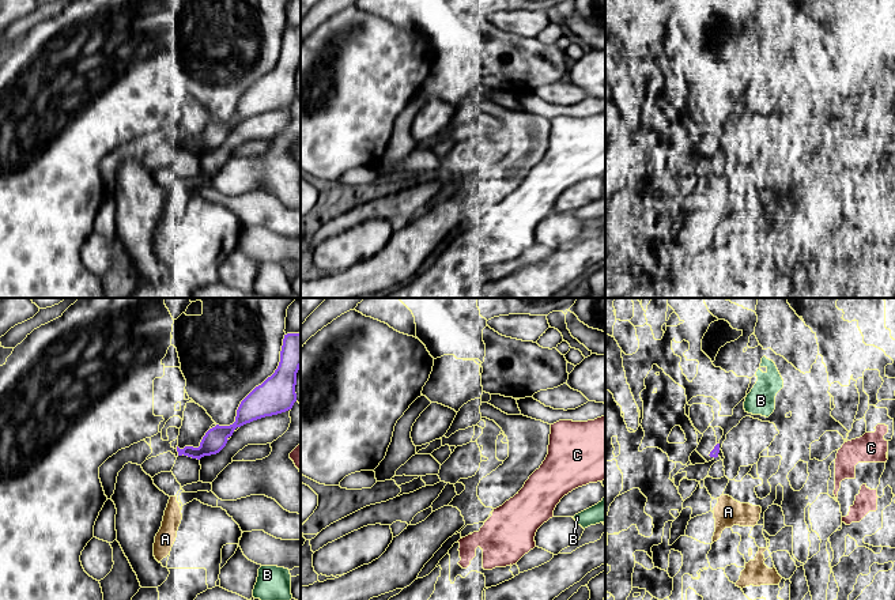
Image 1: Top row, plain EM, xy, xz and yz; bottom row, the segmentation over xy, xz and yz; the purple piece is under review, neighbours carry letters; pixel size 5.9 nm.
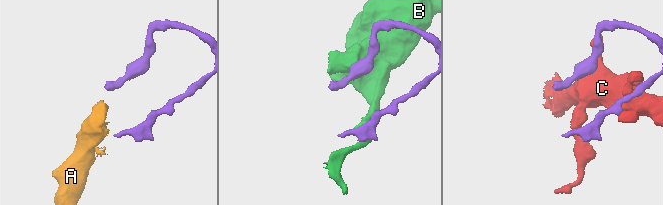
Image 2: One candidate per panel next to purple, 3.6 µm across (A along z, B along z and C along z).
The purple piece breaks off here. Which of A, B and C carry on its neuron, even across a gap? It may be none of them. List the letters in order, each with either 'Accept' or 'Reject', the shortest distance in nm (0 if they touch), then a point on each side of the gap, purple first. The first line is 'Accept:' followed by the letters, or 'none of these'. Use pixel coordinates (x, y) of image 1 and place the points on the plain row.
Accept: none of these
A: Reject. Distance 220 nm. Across: yz (714, 153), (722, 189)
B: Reject. Distance 240 nm. Across: yz (718, 139), (746, 106)
C: Reject. Distance 220 nm. Across: xy (284, 106), (299, 139)

